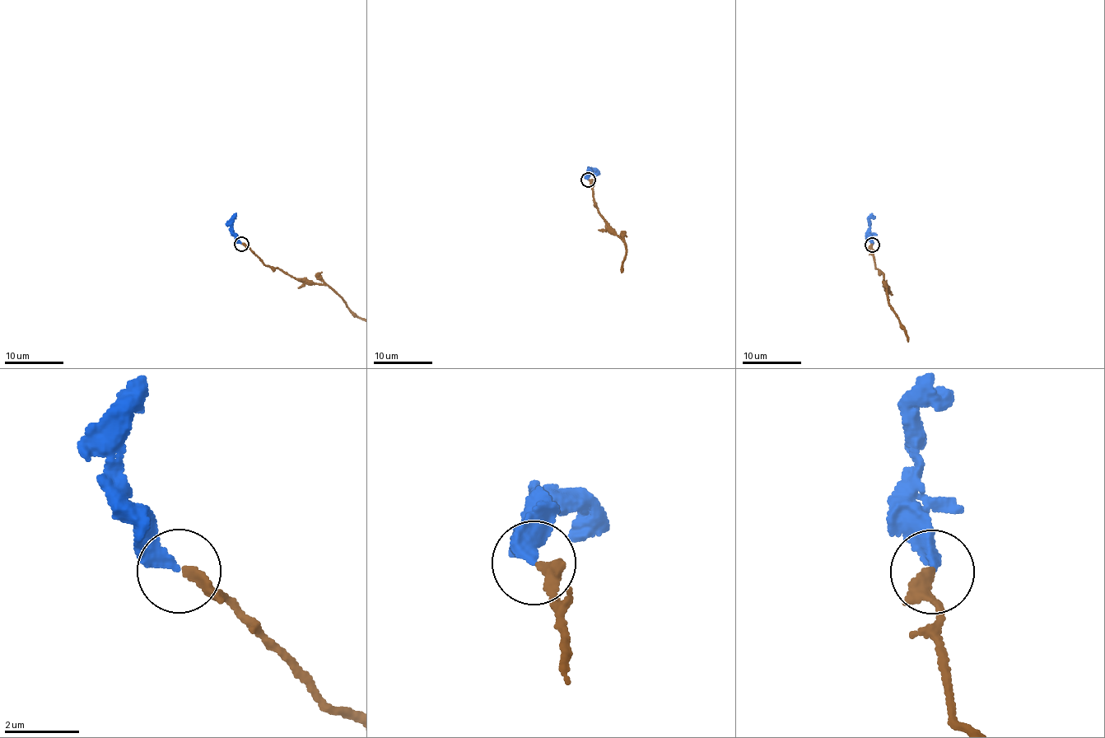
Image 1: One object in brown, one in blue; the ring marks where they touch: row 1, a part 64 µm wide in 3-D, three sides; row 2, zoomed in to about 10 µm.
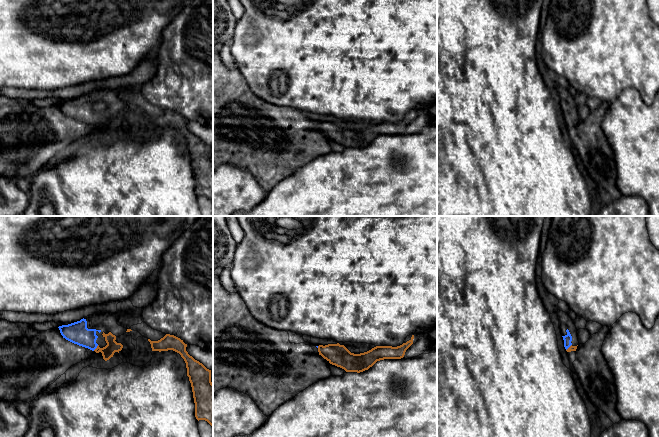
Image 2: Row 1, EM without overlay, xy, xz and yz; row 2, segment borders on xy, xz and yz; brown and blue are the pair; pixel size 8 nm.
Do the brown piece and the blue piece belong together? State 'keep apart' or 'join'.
join

